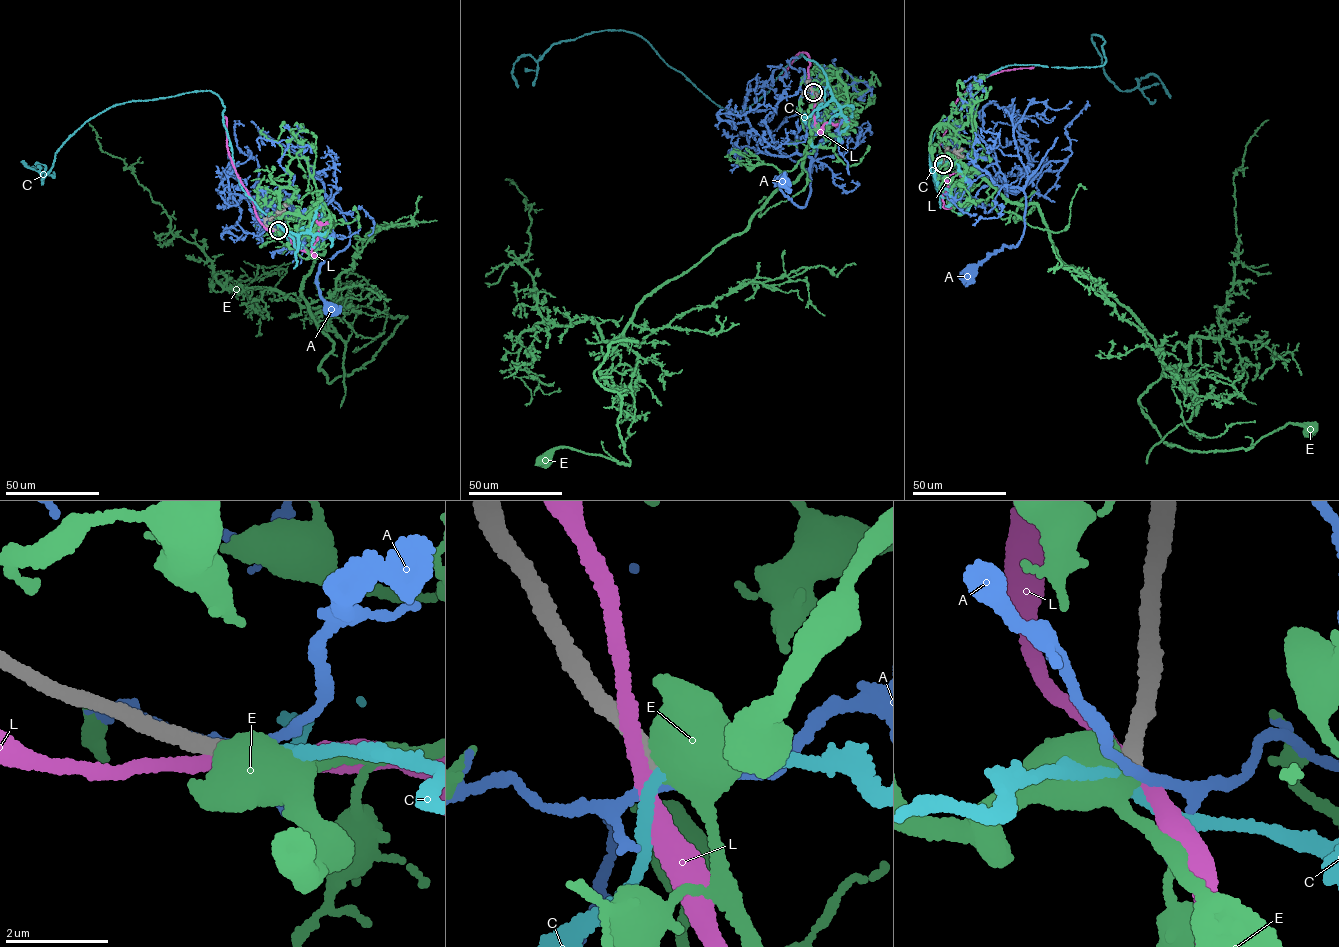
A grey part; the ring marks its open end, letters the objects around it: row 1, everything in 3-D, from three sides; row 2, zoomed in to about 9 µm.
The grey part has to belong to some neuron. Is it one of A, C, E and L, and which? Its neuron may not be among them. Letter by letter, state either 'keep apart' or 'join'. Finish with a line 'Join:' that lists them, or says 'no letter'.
A: keep apart
C: keep apart
E: join
L: keep apart
Join: E

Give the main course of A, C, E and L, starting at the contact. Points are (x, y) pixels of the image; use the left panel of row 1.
A: (278, 230), (289, 221), (288, 201), (306, 212), (326, 196), (338, 204), (350, 242), (316, 277), (331, 307)
C: (278, 230), (287, 234), (241, 187), (211, 91), (114, 105), (67, 139), (42, 183), (23, 162), (42, 167)
E: (277, 230), (286, 214), (323, 215), (301, 293), (332, 340), (329, 383), (406, 316), (336, 304)
L: (276, 230), (272, 231), (261, 223), (251, 198), (236, 173), (228, 149), (225, 116)

